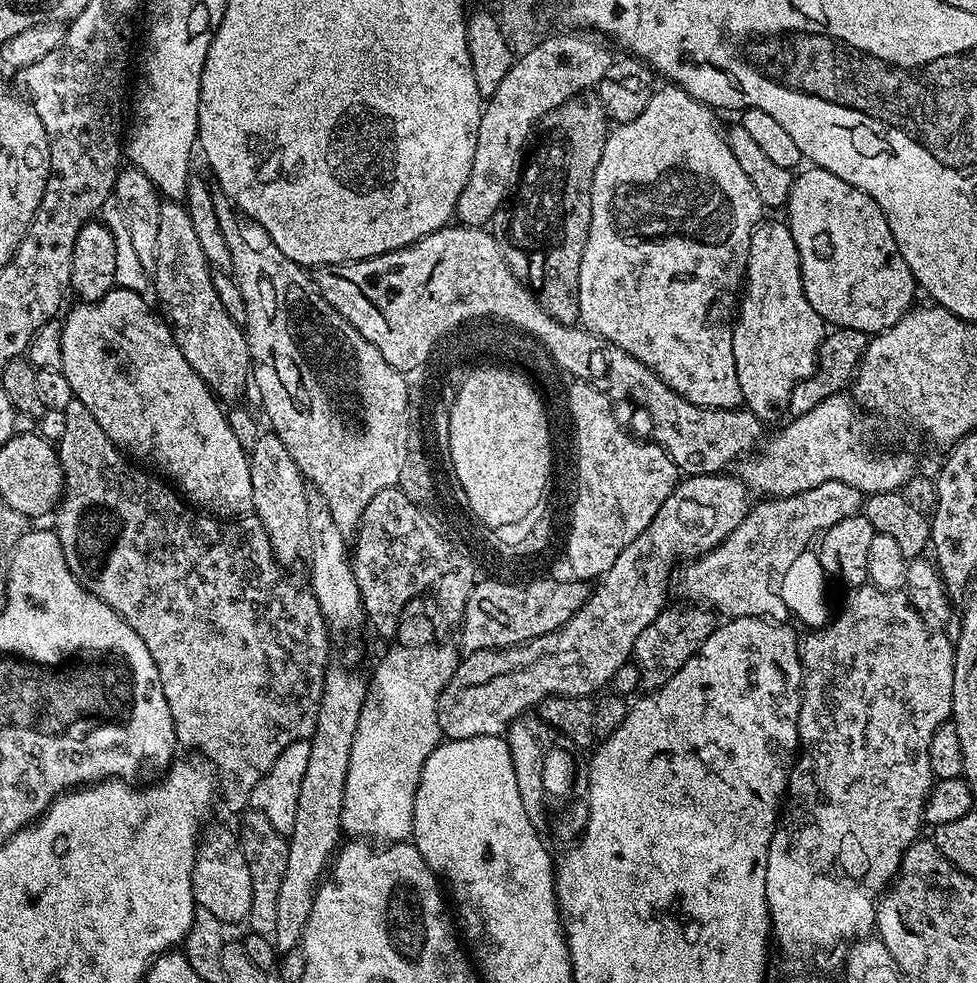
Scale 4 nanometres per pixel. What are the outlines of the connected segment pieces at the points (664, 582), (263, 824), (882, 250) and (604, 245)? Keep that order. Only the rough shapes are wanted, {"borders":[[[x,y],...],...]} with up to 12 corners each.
{"borders":[[[739,475],[684,476],[561,628],[469,652],[449,740],[599,693],[658,618],[672,563],[746,518]],[[245,811],[239,844],[253,890],[246,924],[271,937],[288,838]],[[808,166],[786,223],[825,325],[885,332],[918,285],[870,194]],[[657,87],[594,170],[579,323],[694,406],[744,402],[762,205]]]}

